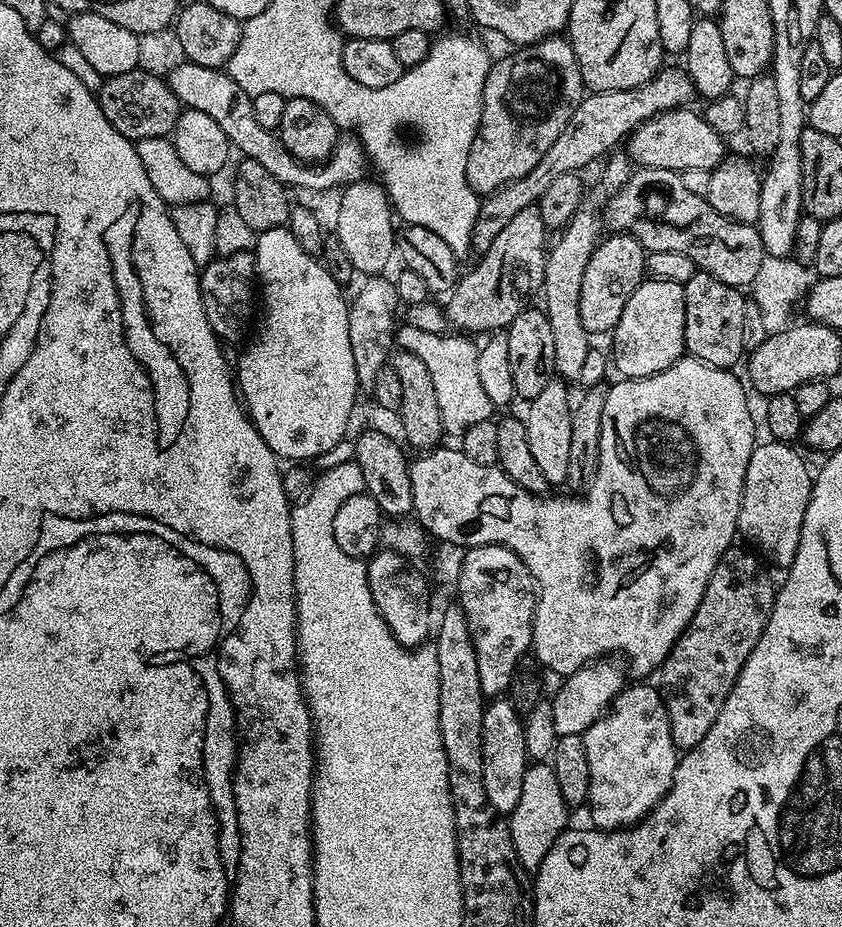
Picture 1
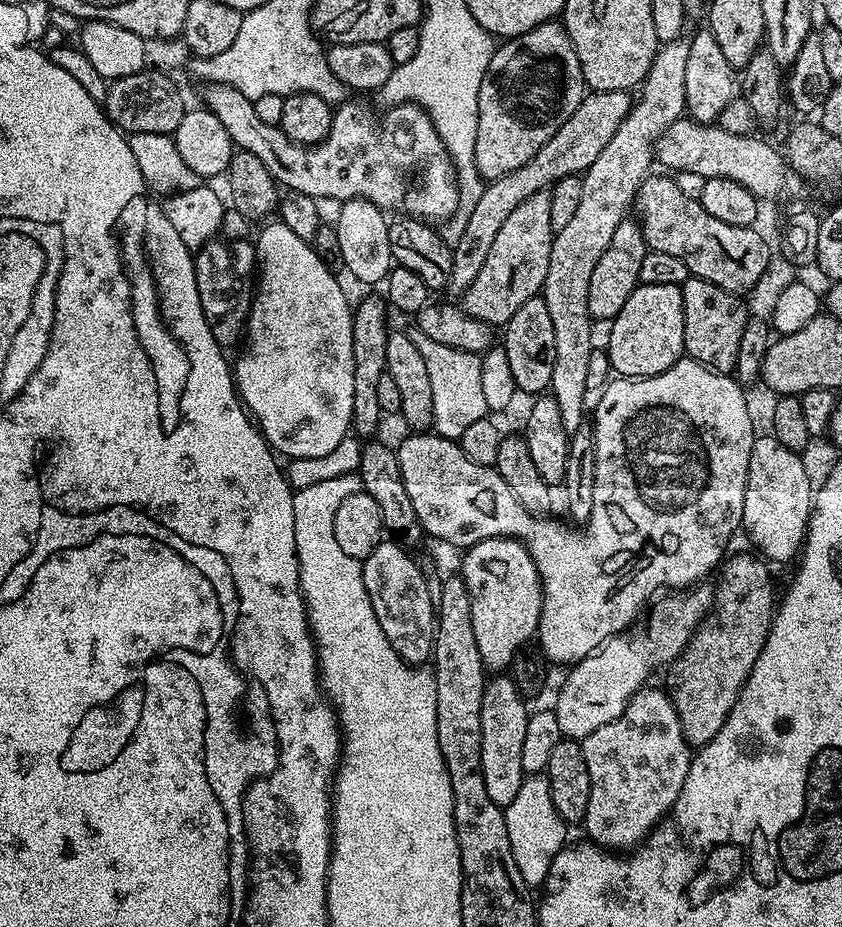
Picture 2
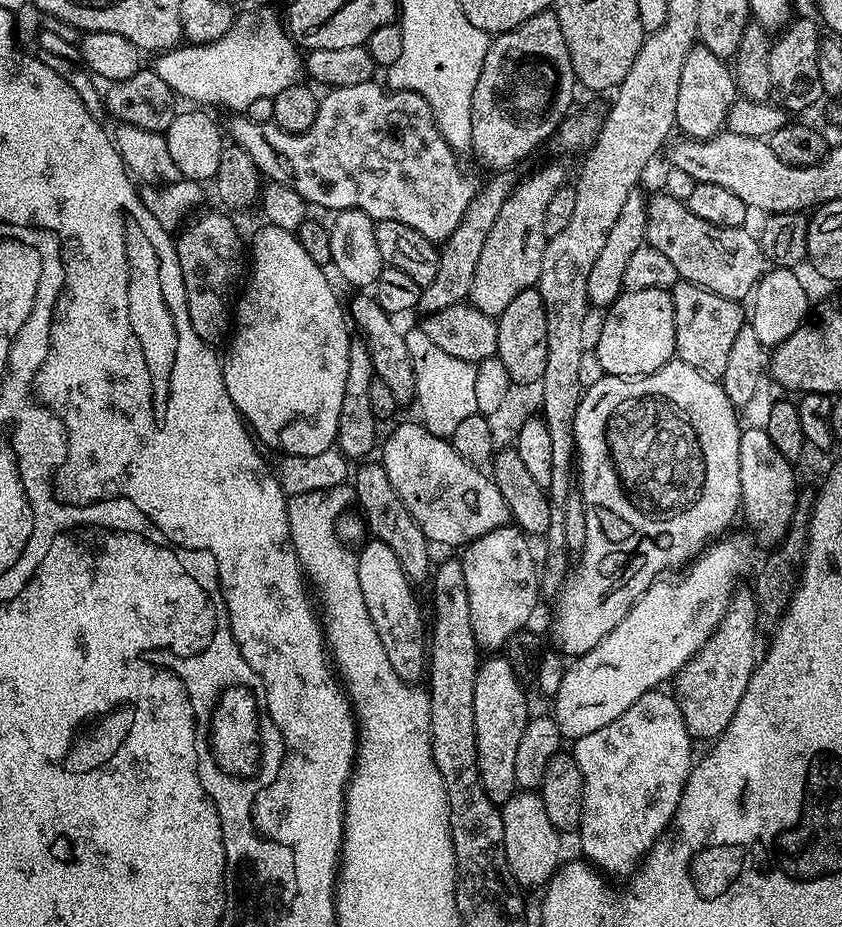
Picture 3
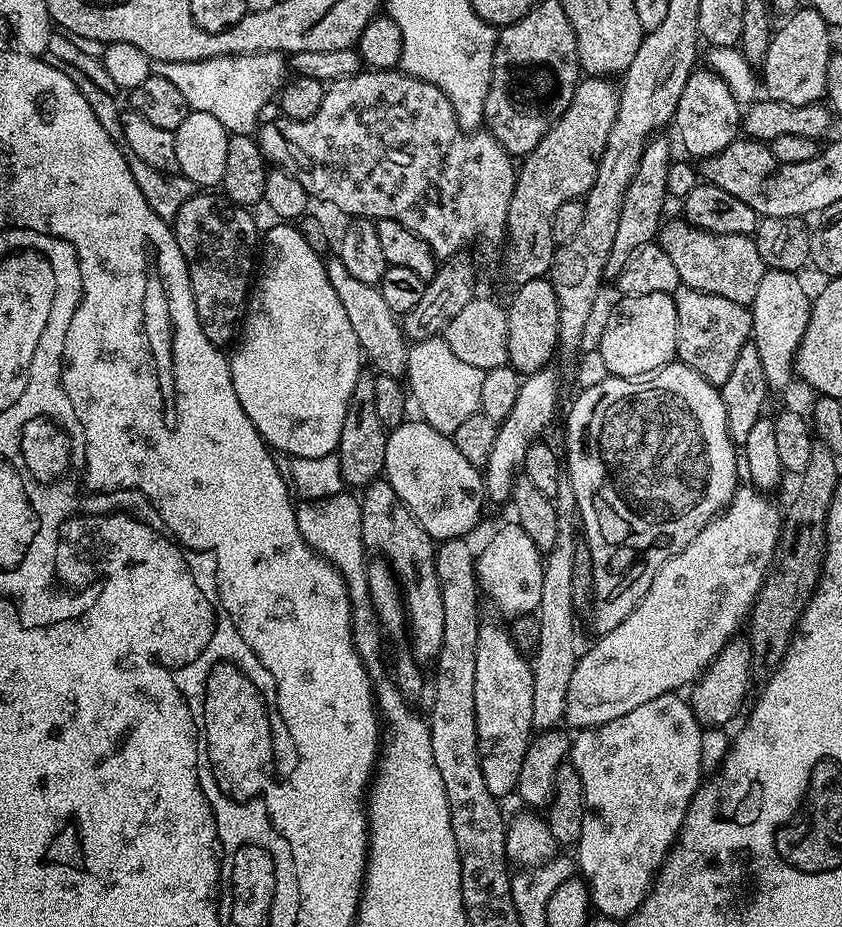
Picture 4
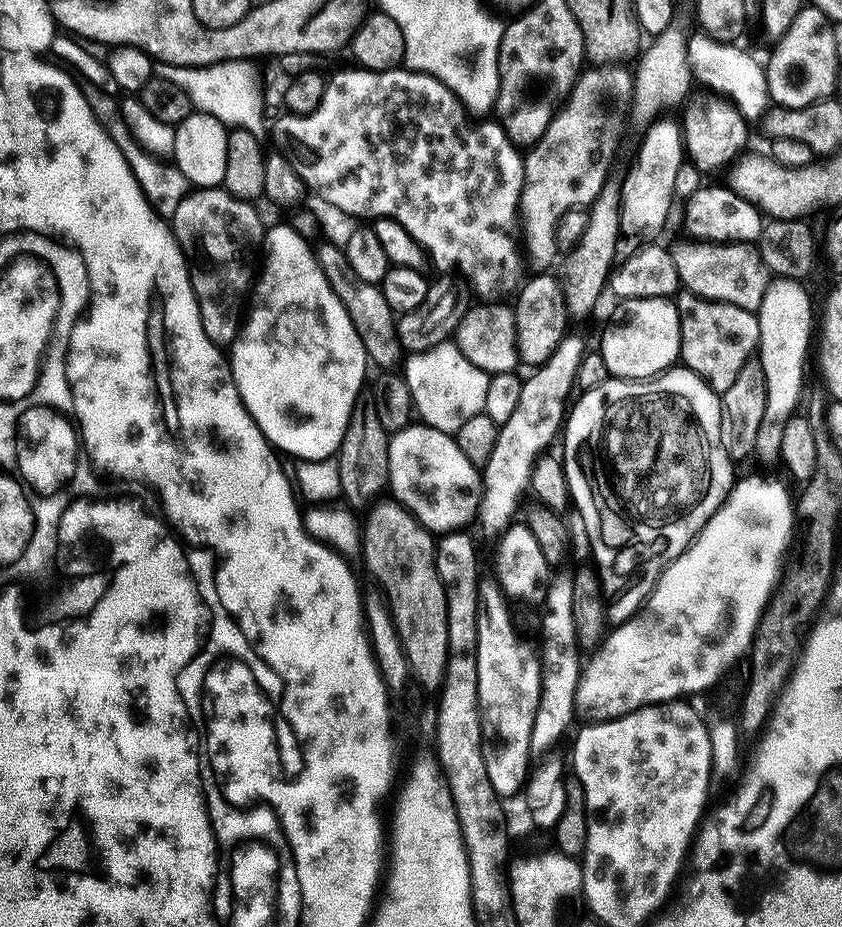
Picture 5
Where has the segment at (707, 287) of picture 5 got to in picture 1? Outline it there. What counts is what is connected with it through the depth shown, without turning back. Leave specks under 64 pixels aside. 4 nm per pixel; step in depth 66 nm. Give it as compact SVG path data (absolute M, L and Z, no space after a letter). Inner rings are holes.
M637 167L628 181L613 191L608 197L608 205L602 208L602 220L608 224L613 233L626 232L634 237L648 252L658 250L678 250L678 254L686 254L695 262L697 269L708 272L714 278L726 282L730 286L743 289L751 285L766 255L759 231L753 225L739 224L714 210L705 197L690 194L686 186L682 186L680 173L662 170L661 168Z

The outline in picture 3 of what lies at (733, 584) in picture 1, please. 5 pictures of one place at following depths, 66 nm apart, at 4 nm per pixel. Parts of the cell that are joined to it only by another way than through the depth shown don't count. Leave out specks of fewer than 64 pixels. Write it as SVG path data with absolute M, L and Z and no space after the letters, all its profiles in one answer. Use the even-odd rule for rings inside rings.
M737 591L732 597L732 607L722 618L710 639L698 649L674 677L674 695L684 715L688 733L697 741L715 741L730 726L742 694L750 682L758 663L756 647L760 644L760 605L755 591Z

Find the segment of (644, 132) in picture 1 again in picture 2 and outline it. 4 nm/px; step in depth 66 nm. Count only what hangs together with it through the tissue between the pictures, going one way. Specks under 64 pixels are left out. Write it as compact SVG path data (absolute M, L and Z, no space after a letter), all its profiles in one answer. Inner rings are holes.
M681 118L656 139L654 156L659 163L661 160L666 167L672 168L668 170L673 173L689 172L690 174L702 174L705 180L722 178L738 182L749 188L760 202L776 200L783 192L788 196L794 195L802 187L800 177L790 170L790 165L779 147L771 148L766 141L759 140L758 137L759 135L756 134L750 136L730 134L730 130L722 130L716 124L699 124L691 118Z

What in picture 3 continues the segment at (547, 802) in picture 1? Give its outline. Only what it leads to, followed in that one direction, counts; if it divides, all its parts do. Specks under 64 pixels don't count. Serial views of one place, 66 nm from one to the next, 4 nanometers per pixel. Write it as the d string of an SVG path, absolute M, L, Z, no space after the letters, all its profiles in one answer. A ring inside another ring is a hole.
M522 790L501 807L503 818L503 842L507 862L521 887L547 885L549 878L559 868L562 857L562 834L550 822L543 795L534 790Z

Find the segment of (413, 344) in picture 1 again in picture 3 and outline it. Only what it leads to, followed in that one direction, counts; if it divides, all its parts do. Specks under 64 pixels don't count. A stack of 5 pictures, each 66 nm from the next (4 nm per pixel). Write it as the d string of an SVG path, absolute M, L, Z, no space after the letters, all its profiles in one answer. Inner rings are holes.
M429 343L428 349L424 352L424 357L419 357L418 369L416 371L416 388L420 390L420 404L424 407L423 423L426 425L429 432L433 432L435 436L451 437L454 430L458 430L466 418L477 415L478 412L478 394L476 393L476 374L478 371L477 365L470 361L464 361L460 357L455 357L454 354L448 354L438 345Z

